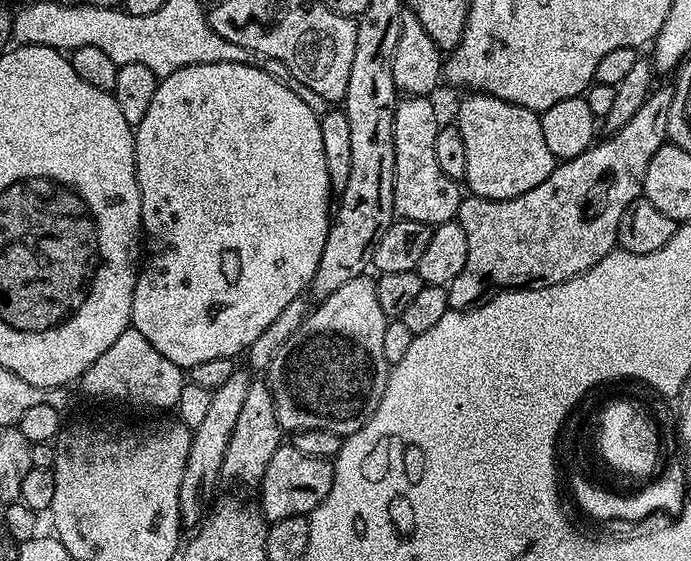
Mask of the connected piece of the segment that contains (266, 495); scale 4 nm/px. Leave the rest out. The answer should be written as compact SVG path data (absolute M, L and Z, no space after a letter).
M282 446L270 458L270 466L266 466L264 477L260 479L258 491L260 501L258 507L264 519L271 522L282 518L308 516L319 506L322 498L330 494L332 485L332 464L329 461L302 454L302 450L291 446Z

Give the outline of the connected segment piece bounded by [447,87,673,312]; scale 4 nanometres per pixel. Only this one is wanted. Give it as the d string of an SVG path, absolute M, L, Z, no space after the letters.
M659 88L649 95L642 110L638 110L622 130L604 138L608 140L593 143L592 147L578 154L578 158L557 163L550 178L534 186L534 190L526 190L526 194L518 194L518 198L509 200L487 200L471 194L461 199L458 219L462 230L466 230L470 250L466 250L466 266L462 266L462 274L447 286L449 309L464 312L505 290L546 290L555 284L566 284L570 278L583 276L586 270L611 257L617 247L618 222L622 222L622 214L628 205L641 199L646 166L650 166L650 158L654 158L656 151L668 140L673 89Z

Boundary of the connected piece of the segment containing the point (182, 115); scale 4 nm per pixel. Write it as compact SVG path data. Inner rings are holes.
M195 64L174 70L174 74L163 77L157 83L150 110L146 110L146 118L135 125L140 222L149 256L145 264L143 261L136 278L131 327L136 328L142 338L146 338L146 342L158 350L158 354L170 358L170 362L174 362L181 370L190 370L198 366L198 362L210 362L210 358L236 358L239 352L240 355L247 353L254 338L258 338L258 334L262 334L262 330L266 330L270 322L274 322L274 318L278 318L278 314L290 306L290 302L301 299L314 278L330 225L330 208L328 210L324 205L324 196L332 196L334 192L330 174L324 169L326 153L320 133L321 117L314 109L312 104L302 102L298 94L286 90L282 82L249 64Z

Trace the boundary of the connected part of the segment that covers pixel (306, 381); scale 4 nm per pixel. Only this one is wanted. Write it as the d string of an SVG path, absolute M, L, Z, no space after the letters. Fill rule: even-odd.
M363 274L351 278L350 282L319 301L305 316L302 326L298 326L290 342L286 342L286 346L274 354L266 370L266 383L272 390L276 417L285 433L330 430L347 438L362 430L374 410L378 410L378 402L382 402L390 371L386 354L382 354L382 334L386 334L389 317L382 314L376 280L369 276Z

